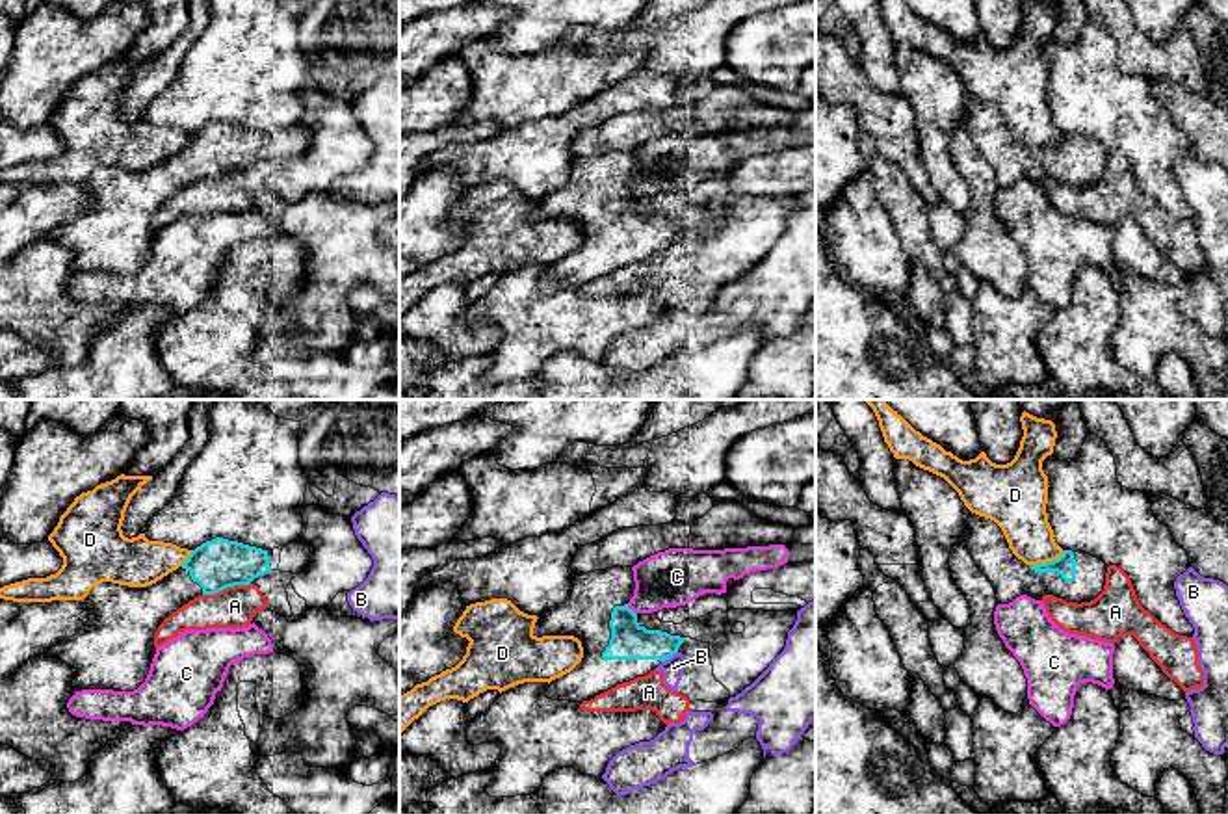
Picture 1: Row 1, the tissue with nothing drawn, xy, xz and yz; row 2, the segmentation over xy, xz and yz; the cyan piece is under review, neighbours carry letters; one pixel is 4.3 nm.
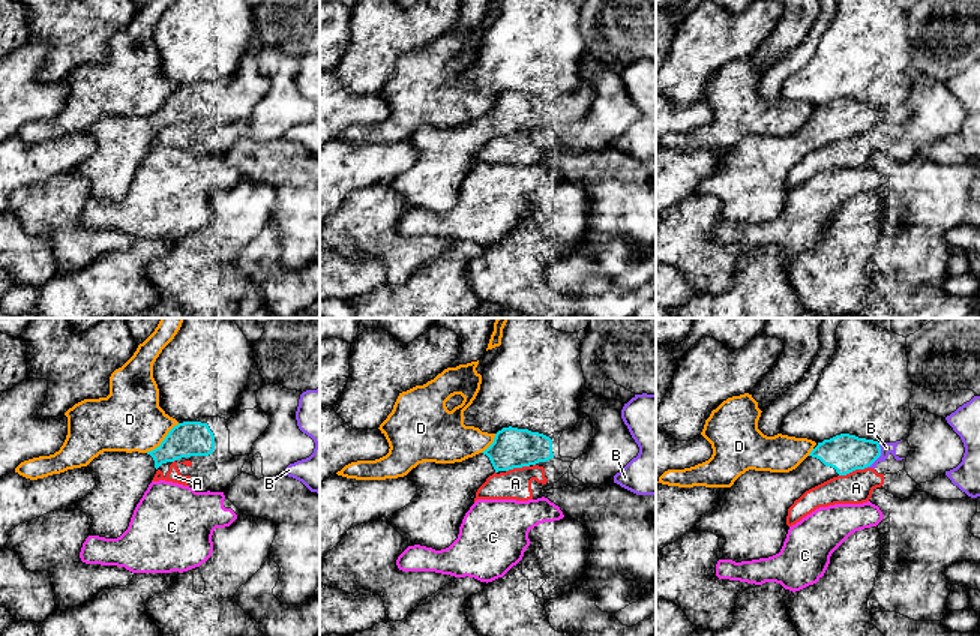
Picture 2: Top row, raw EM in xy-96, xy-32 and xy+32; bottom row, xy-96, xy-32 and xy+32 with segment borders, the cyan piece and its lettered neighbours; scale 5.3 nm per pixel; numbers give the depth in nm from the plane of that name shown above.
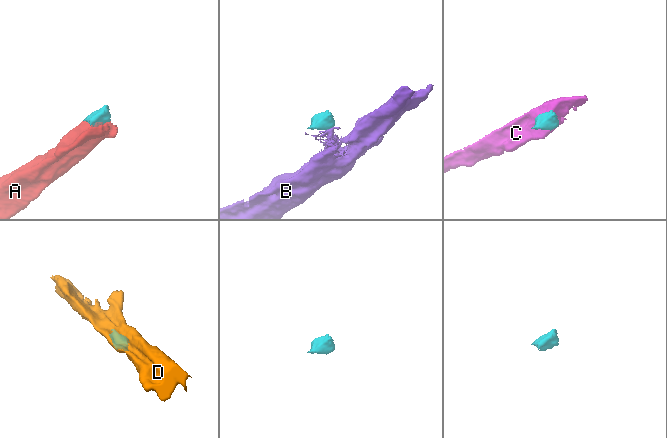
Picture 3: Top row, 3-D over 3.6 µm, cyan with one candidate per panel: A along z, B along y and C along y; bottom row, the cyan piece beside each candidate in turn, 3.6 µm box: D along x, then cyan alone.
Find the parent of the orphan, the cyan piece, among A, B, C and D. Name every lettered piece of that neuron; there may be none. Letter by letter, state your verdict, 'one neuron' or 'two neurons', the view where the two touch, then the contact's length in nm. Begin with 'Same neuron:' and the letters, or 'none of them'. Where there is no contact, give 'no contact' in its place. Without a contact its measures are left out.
Same neuron: none of them
A: two neurons | xy | 220 nm
B: two neurons | xz | 90 nm
C: two neurons | xz | 60 nm
D: two neurons | yz | 170 nm

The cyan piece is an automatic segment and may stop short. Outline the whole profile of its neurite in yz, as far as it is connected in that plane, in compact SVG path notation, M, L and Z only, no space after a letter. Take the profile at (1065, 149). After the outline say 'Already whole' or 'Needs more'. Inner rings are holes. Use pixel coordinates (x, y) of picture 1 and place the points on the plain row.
M970 95L966 110L966 130L996 175L998 188L1009 188L1020 178L1042 184L1053 178L1066 186L1091 186L1105 169L1107 149L1085 136L1063 134L1063 139L1026 149L1018 143L1001 112Z. Needs more

